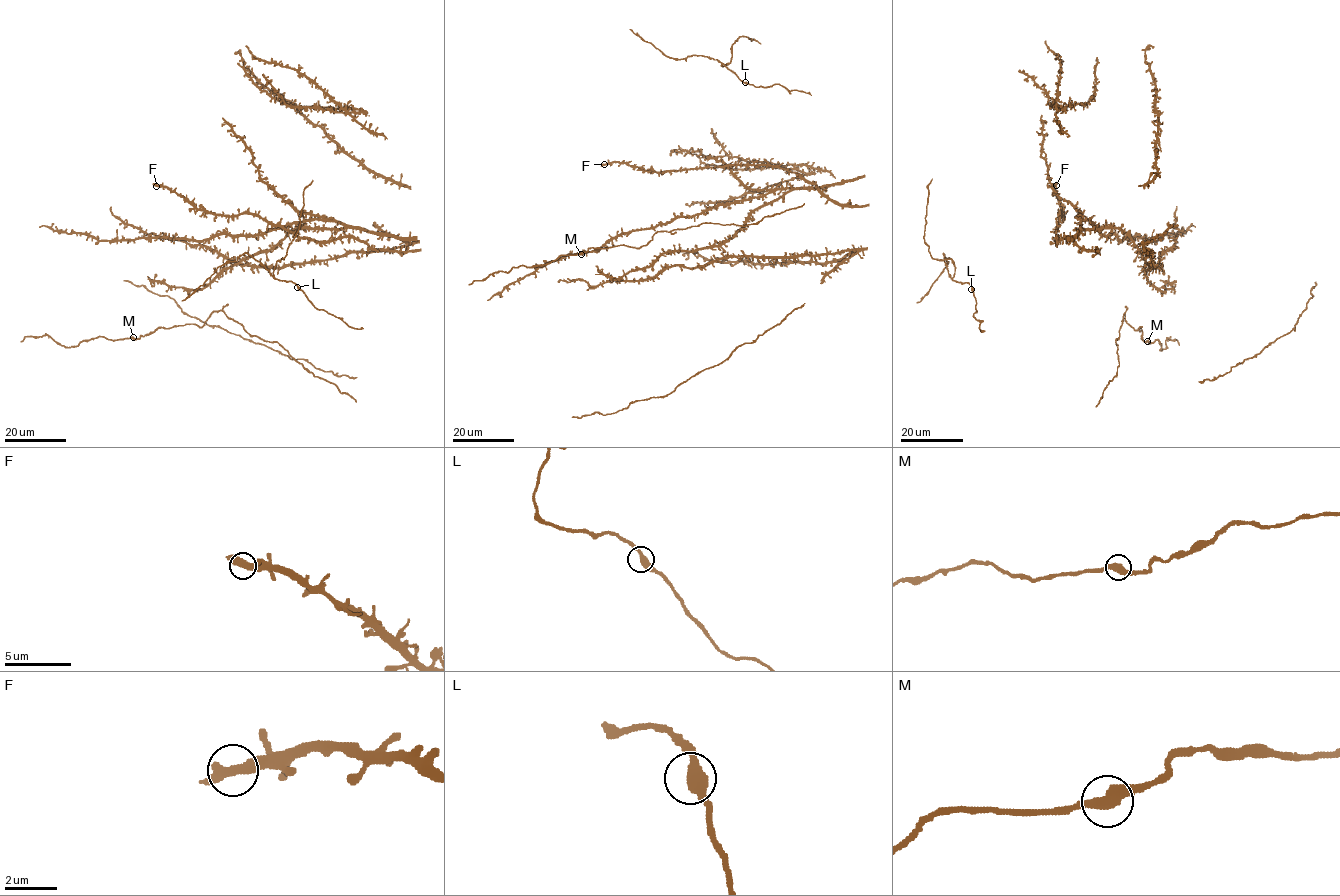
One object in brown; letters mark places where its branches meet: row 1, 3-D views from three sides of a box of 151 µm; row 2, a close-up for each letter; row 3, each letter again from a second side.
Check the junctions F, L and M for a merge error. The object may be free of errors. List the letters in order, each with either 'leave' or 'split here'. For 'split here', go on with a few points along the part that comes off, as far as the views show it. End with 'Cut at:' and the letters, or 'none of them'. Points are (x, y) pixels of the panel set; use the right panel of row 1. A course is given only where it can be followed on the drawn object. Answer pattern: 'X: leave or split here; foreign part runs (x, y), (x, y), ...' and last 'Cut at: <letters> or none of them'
F: leave
L: leave
M: split here; foreign part runs (1147, 340), (1149, 343), (1157, 340), (1161, 351), (1166, 347), (1167, 338), (1175, 340), (1179, 345)
Cut at: M

